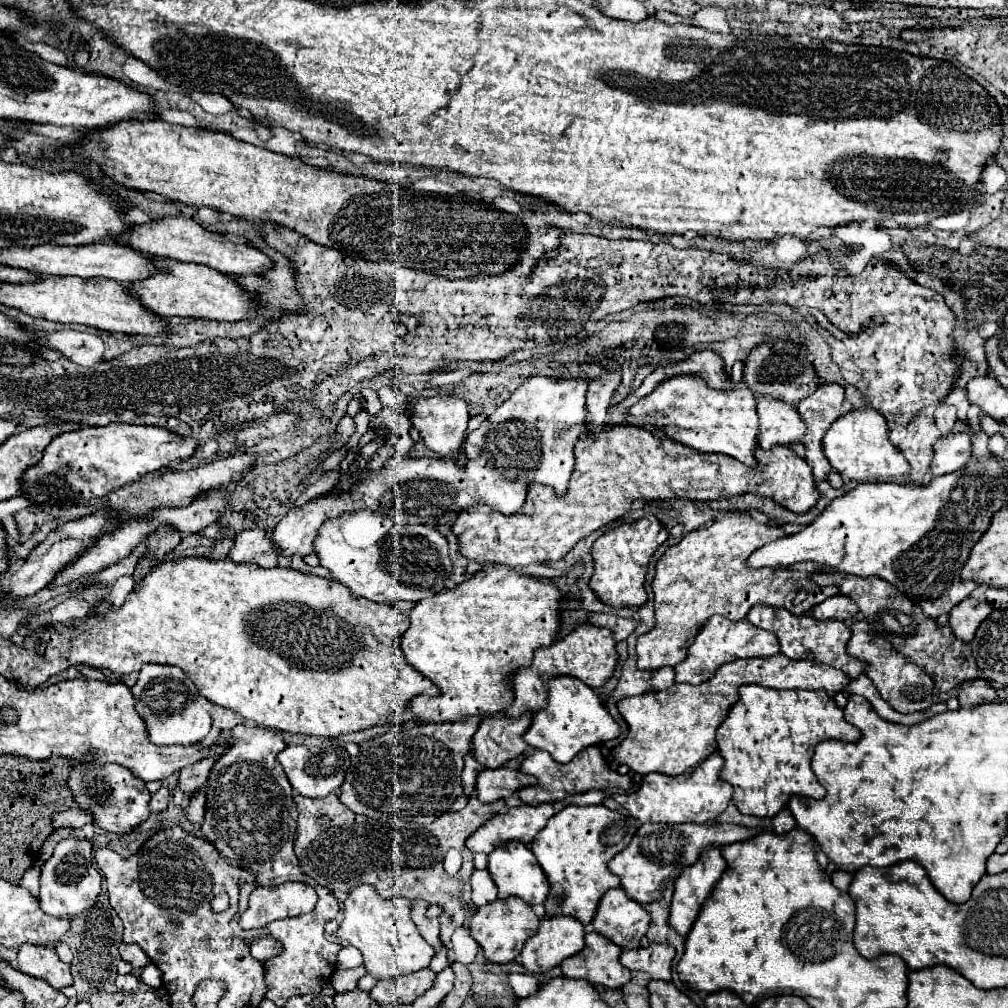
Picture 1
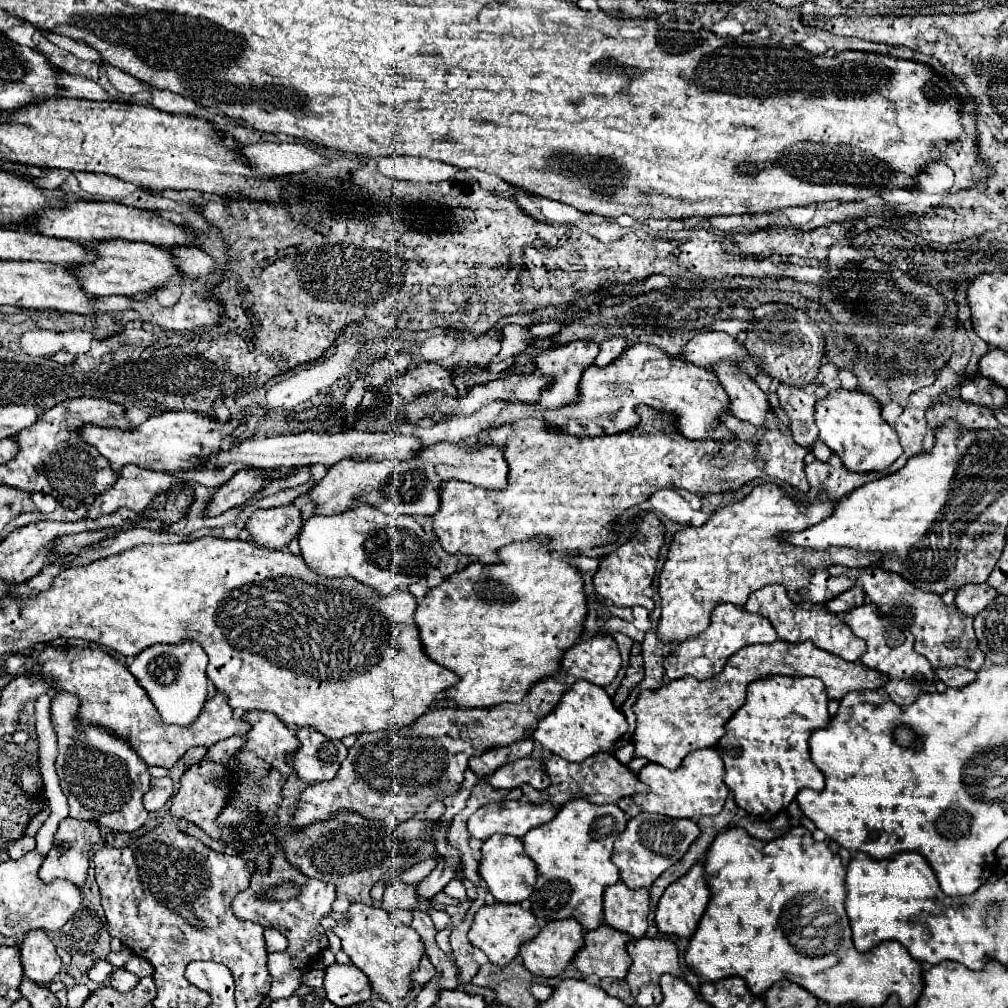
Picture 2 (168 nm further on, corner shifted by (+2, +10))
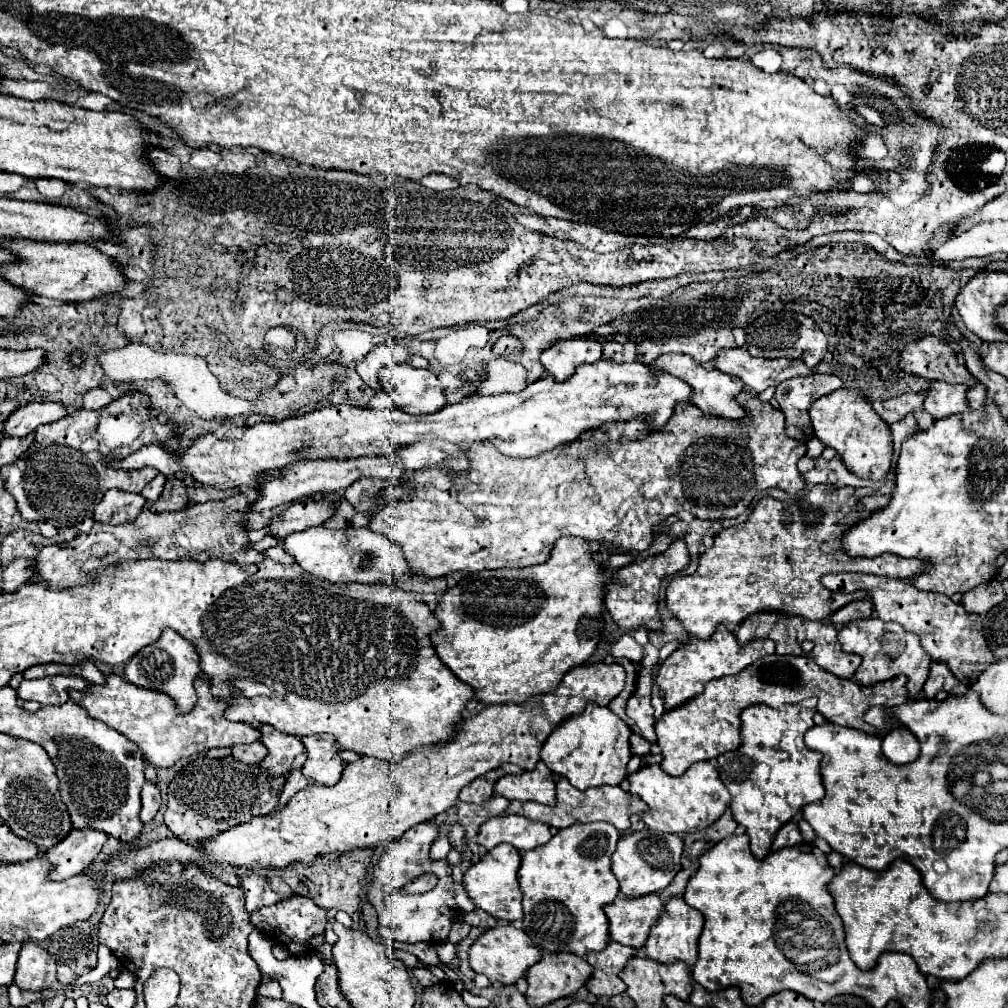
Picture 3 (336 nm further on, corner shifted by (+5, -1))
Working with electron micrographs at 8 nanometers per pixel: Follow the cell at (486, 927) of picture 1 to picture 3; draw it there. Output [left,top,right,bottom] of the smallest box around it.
[468,922,542,986]

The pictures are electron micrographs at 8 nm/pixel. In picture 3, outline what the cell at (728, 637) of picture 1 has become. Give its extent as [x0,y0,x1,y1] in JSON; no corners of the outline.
[656,626,774,710]

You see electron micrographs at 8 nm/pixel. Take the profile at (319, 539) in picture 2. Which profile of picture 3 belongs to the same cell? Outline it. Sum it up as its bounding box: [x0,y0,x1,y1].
[284,526,414,584]

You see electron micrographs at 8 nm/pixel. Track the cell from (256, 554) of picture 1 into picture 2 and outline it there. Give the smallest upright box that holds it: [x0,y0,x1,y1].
[247,505,301,549]

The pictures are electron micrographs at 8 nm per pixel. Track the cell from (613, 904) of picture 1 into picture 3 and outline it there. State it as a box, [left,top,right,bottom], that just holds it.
[604,894,664,948]

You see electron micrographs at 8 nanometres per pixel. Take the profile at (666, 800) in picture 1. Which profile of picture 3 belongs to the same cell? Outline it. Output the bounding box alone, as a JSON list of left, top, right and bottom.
[630,762,730,834]

